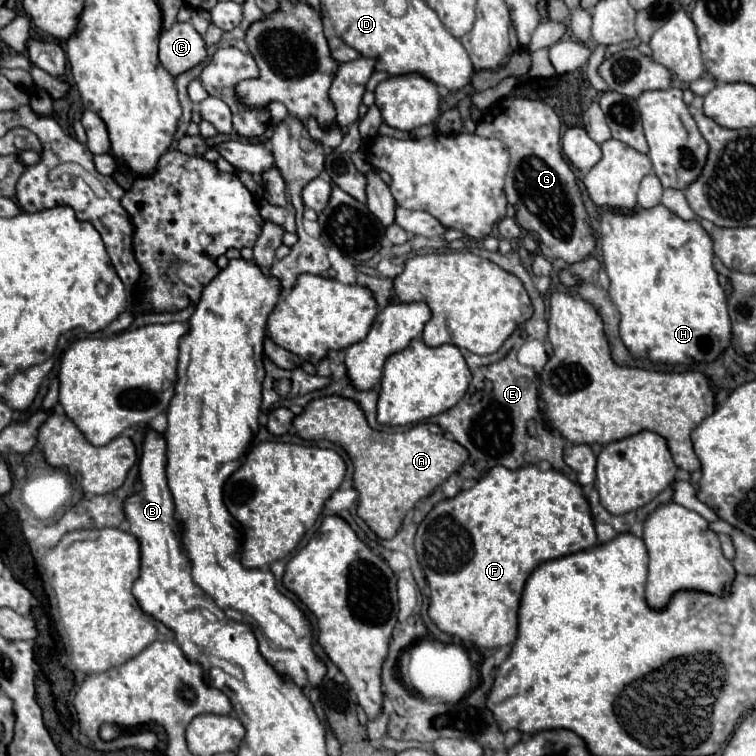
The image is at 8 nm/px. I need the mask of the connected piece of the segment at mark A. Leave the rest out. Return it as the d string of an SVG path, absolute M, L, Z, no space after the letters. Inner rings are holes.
M323 396L309 402L303 414L295 416L293 426L305 440L331 440L353 460L355 490L359 492L357 514L379 538L393 538L405 514L457 472L469 458L469 452L455 440L449 440L441 426L433 422L417 424L405 432L379 432L367 424L365 412L355 400L341 396Z

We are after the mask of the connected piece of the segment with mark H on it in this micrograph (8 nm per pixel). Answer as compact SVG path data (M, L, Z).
M663 204L631 214L603 212L601 250L603 268L611 280L609 298L621 312L619 334L631 354L665 364L691 364L713 362L729 346L731 322L725 292L713 268L713 242L697 220L683 220Z

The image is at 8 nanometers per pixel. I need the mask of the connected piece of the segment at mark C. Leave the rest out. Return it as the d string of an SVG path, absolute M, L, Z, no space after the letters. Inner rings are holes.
M177 22L159 38L159 60L173 76L197 66L205 56L205 40L191 22Z

